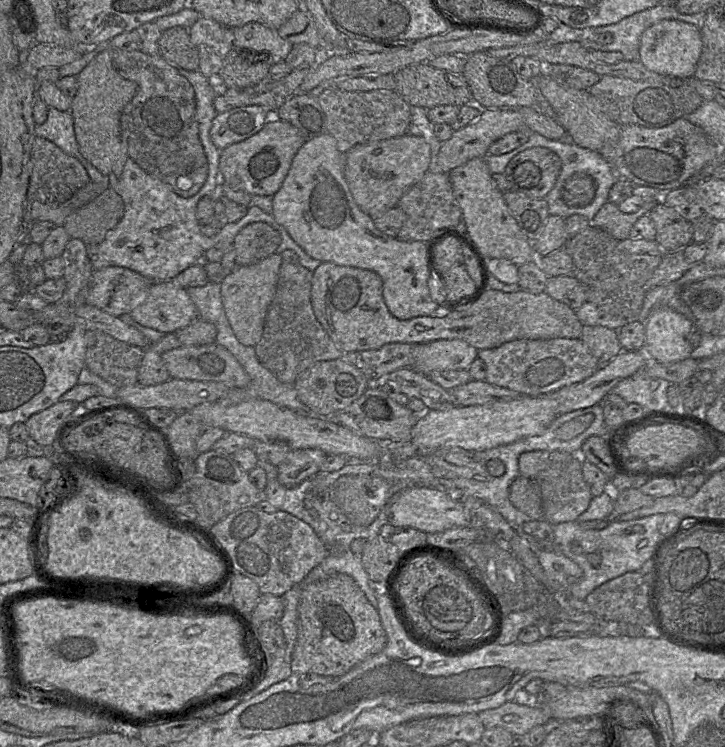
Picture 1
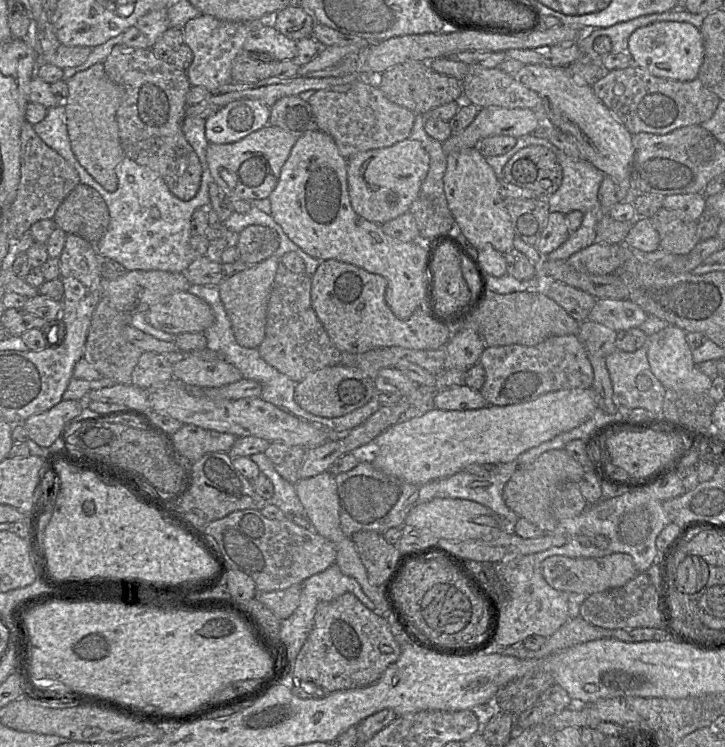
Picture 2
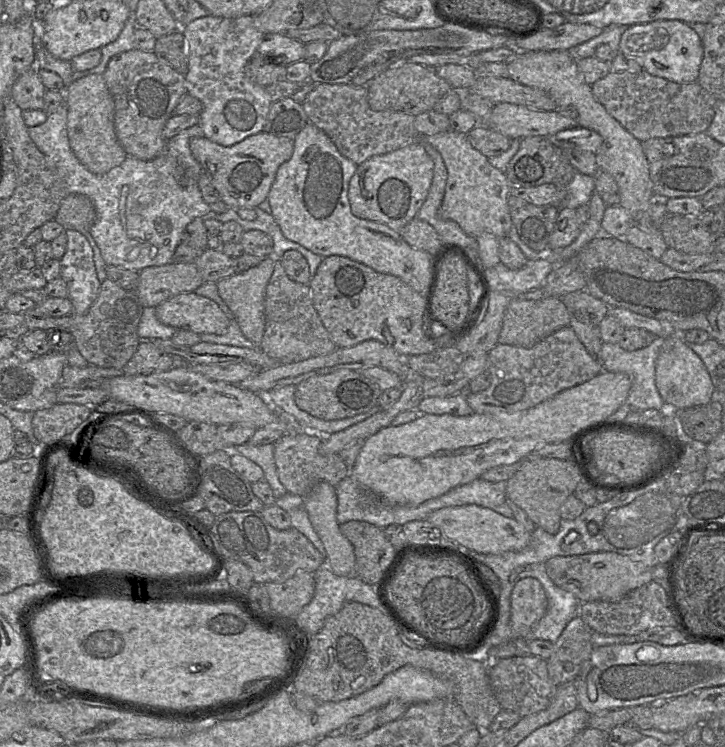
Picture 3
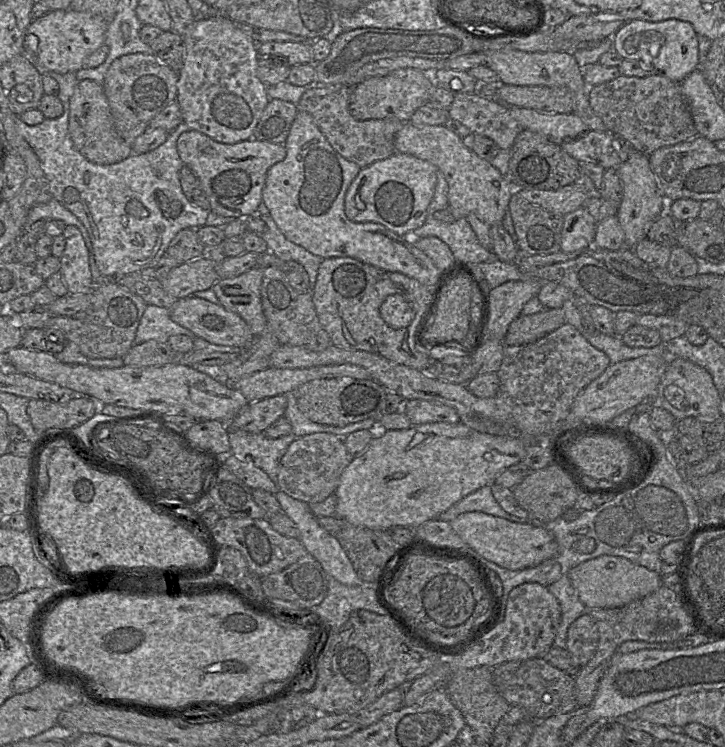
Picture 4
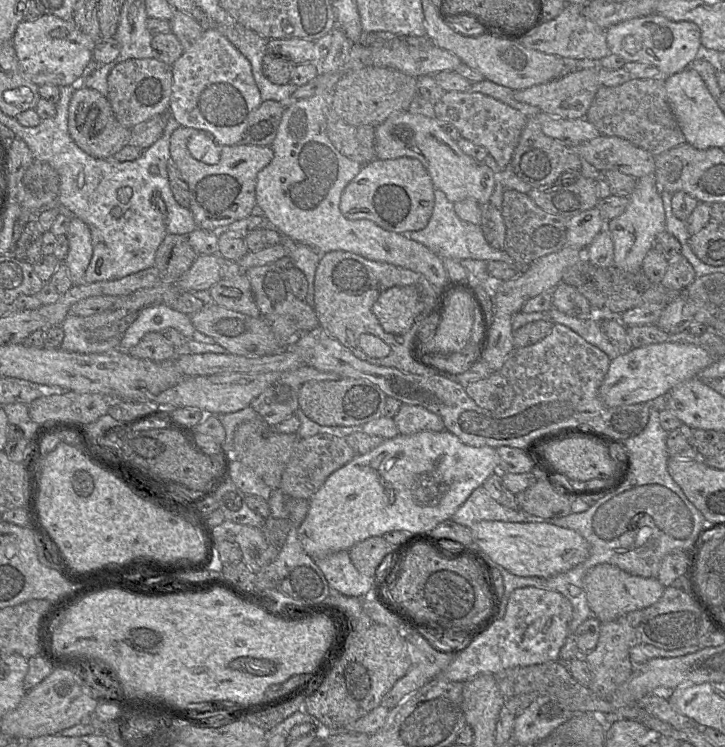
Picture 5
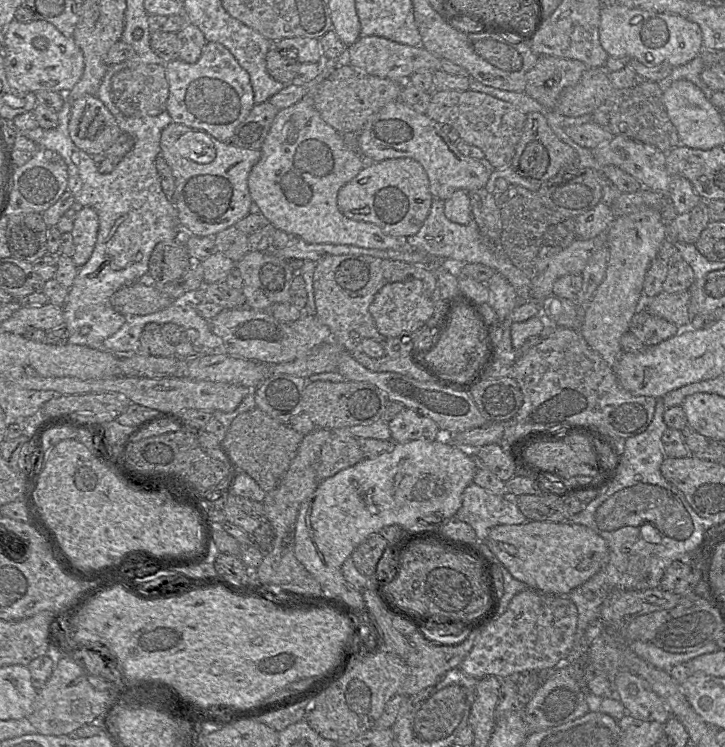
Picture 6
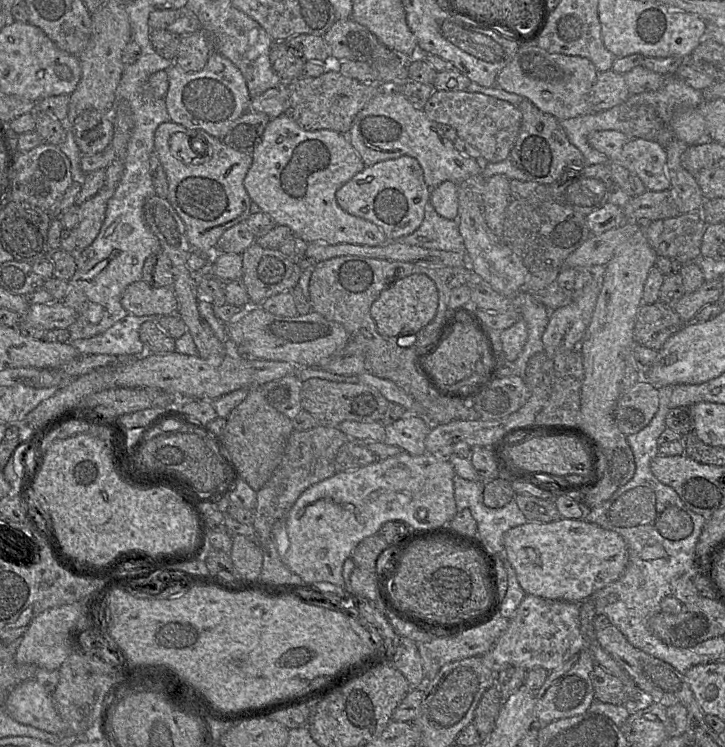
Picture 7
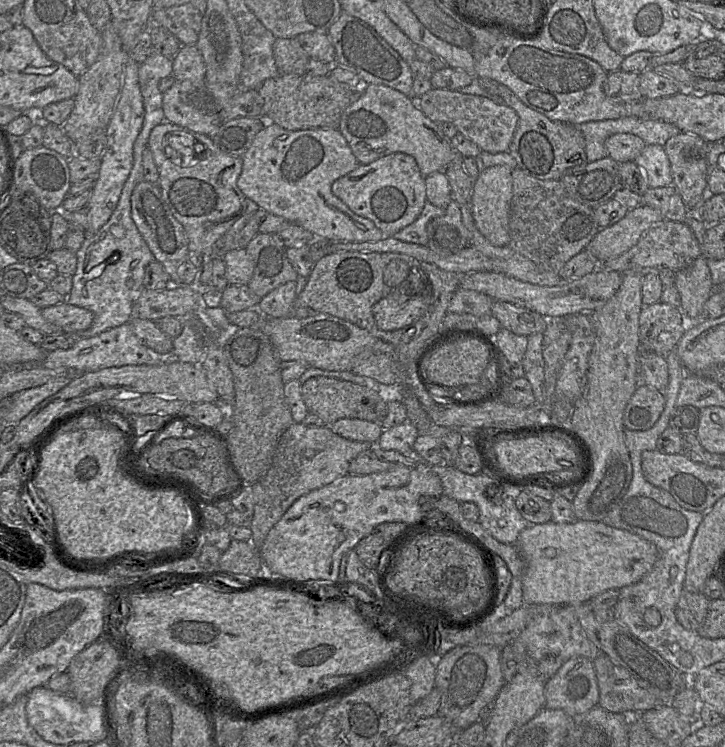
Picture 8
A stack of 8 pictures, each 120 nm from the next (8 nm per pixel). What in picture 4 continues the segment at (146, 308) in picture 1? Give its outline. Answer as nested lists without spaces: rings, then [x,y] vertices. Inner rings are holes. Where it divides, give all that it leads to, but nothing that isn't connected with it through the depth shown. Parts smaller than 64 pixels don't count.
[[[194,295],[178,299],[169,310],[174,322],[190,330],[194,337],[203,338],[212,344],[246,348],[255,338],[238,314],[225,309],[221,304],[214,304]]]

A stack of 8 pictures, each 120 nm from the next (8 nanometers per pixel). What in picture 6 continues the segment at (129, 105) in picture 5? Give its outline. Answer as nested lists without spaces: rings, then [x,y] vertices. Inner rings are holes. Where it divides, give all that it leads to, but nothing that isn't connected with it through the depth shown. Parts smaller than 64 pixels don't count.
[[[165,65],[121,70],[112,77],[111,90],[115,105],[125,116],[156,116],[166,110],[169,96]]]

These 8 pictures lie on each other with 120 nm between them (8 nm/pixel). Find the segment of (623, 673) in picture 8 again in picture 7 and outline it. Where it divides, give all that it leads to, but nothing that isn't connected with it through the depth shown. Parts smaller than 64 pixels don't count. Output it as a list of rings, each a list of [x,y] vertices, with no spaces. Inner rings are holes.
[[[596,663],[591,673],[591,680],[594,696],[600,702],[621,706],[629,702],[629,696],[622,681]]]

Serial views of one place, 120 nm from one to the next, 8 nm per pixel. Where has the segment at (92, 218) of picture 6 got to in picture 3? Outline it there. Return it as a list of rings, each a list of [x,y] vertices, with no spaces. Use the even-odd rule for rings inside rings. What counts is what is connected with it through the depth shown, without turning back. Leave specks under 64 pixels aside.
[[[75,229],[65,230],[66,250],[60,259],[60,276],[68,288],[68,298],[75,314],[86,313],[98,297],[101,281],[87,238]]]

